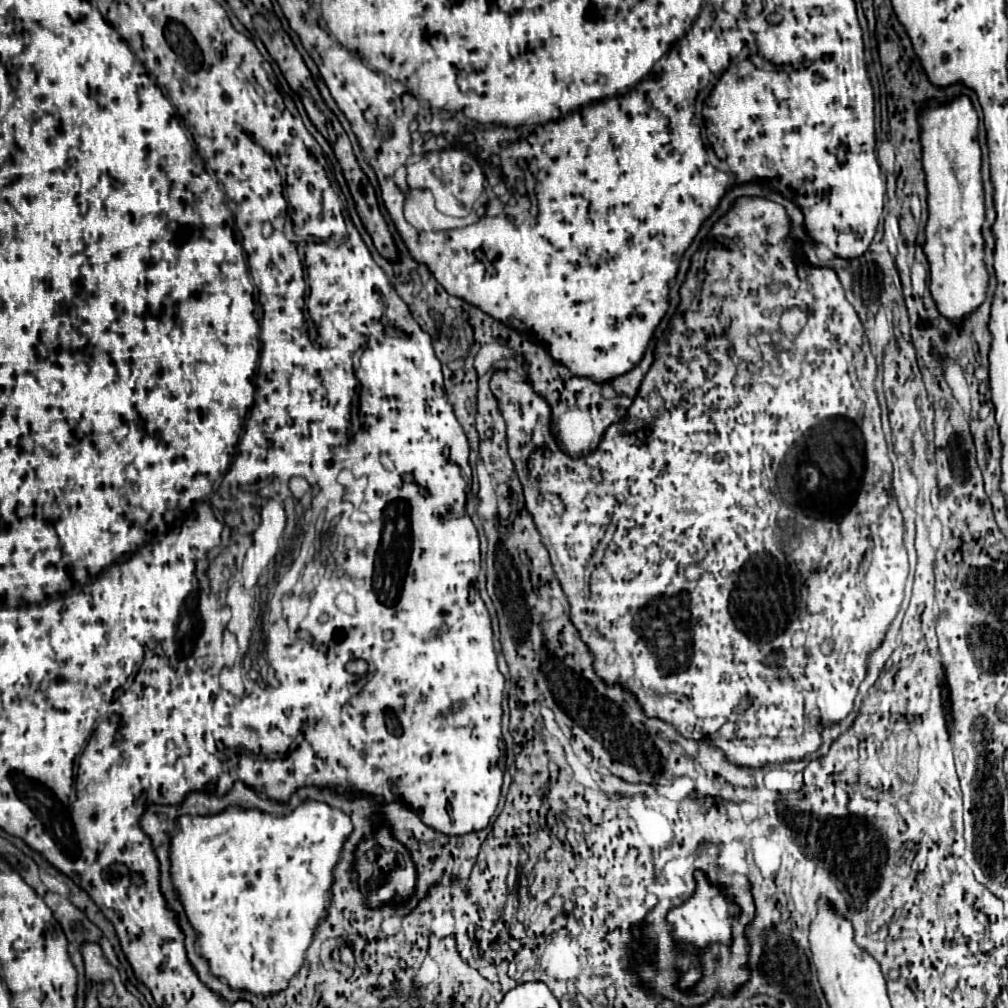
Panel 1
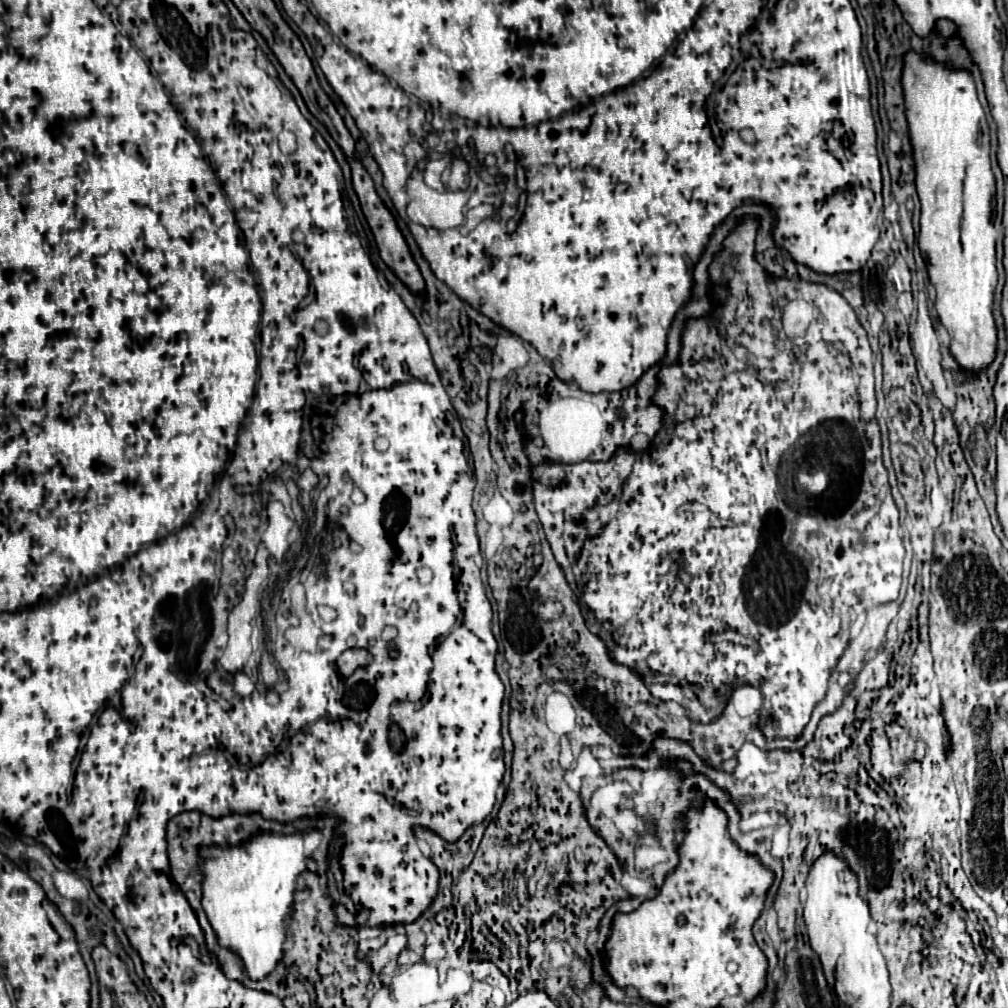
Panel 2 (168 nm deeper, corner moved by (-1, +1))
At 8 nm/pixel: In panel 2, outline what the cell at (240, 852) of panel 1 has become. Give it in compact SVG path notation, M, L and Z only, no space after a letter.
M296 831L292 835L274 835L264 833L256 835L254 839L246 841L244 845L222 849L222 847L210 847L210 851L202 851L202 873L206 875L206 891L202 891L202 907L206 907L206 915L218 931L218 939L222 939L224 947L234 947L238 955L242 955L246 963L246 973L250 979L264 979L282 959L284 943L286 943L286 915L292 911L294 903L294 883L296 877L310 869L316 871L316 861L306 857L302 841L308 831Z

